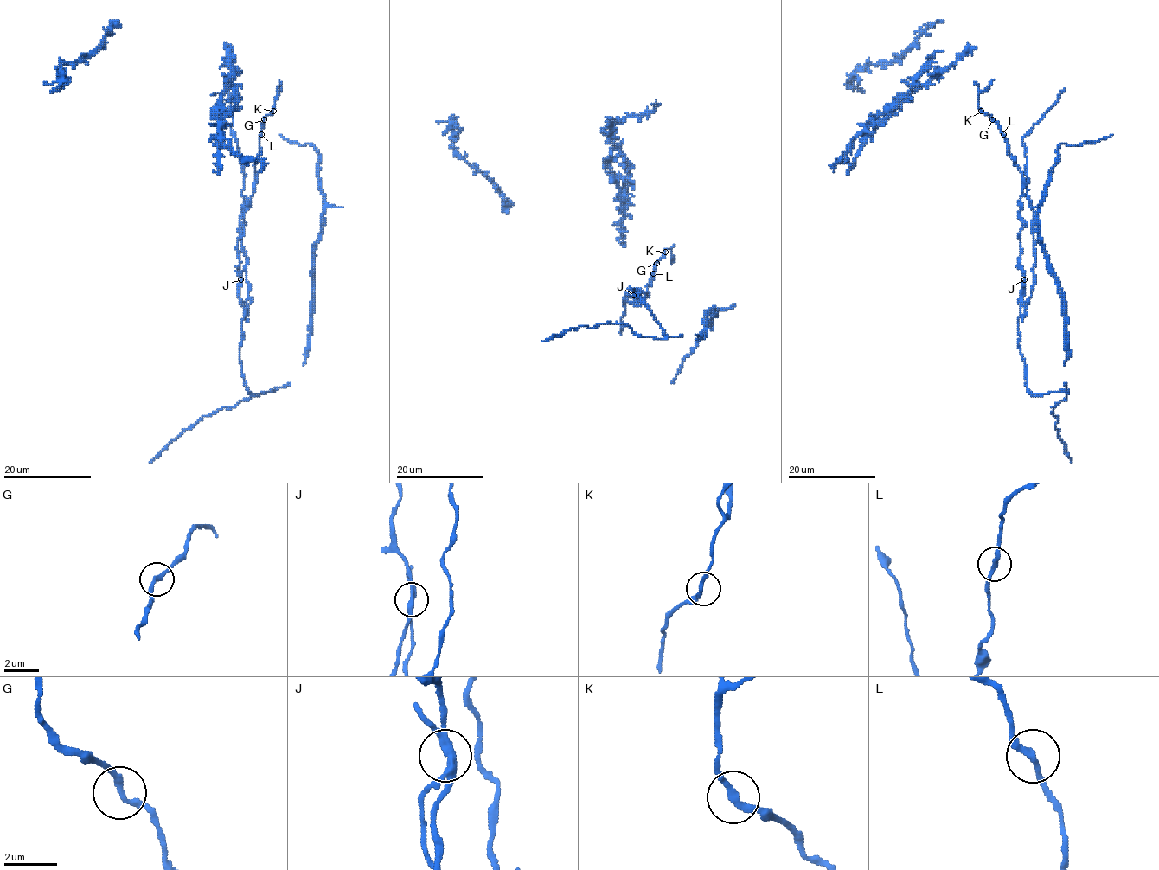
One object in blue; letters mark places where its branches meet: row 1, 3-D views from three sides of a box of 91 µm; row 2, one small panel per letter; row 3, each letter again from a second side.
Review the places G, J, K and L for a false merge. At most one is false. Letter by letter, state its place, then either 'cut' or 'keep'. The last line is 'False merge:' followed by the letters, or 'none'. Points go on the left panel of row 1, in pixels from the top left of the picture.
G: place (264, 119); keep
J: place (240, 279); cut
K: place (273, 111); keep
L: place (261, 134); keep
False merge: J

